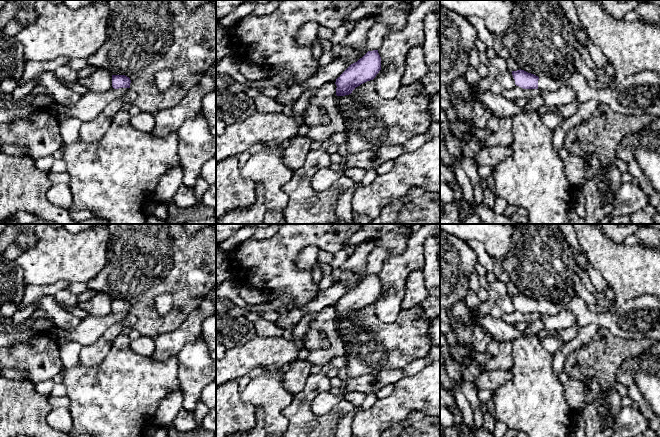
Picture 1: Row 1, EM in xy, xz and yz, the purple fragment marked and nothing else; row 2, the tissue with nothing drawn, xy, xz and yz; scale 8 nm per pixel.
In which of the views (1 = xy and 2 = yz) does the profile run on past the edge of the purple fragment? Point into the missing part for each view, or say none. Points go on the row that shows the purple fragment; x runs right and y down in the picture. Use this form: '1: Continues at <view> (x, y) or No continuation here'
1: No continuation here
2: Continues at yz (639, 94)

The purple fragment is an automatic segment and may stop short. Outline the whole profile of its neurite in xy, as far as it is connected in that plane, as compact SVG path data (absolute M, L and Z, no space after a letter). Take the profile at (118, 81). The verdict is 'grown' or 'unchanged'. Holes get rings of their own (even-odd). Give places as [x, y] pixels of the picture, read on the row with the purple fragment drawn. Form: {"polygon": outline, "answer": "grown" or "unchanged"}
{"polygon": "M112 75L112 87L114 89L130 88L131 80L125 75Z", "answer": "unchanged"}

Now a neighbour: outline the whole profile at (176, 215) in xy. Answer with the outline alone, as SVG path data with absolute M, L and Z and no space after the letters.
M169 202L167 221L169 224L184 224L187 221L211 218L215 213L215 209L203 203L195 204L189 208L180 208Z

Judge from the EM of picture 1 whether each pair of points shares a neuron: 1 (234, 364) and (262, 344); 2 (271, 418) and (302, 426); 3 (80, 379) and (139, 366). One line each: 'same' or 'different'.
1: same
2: different
3: same

